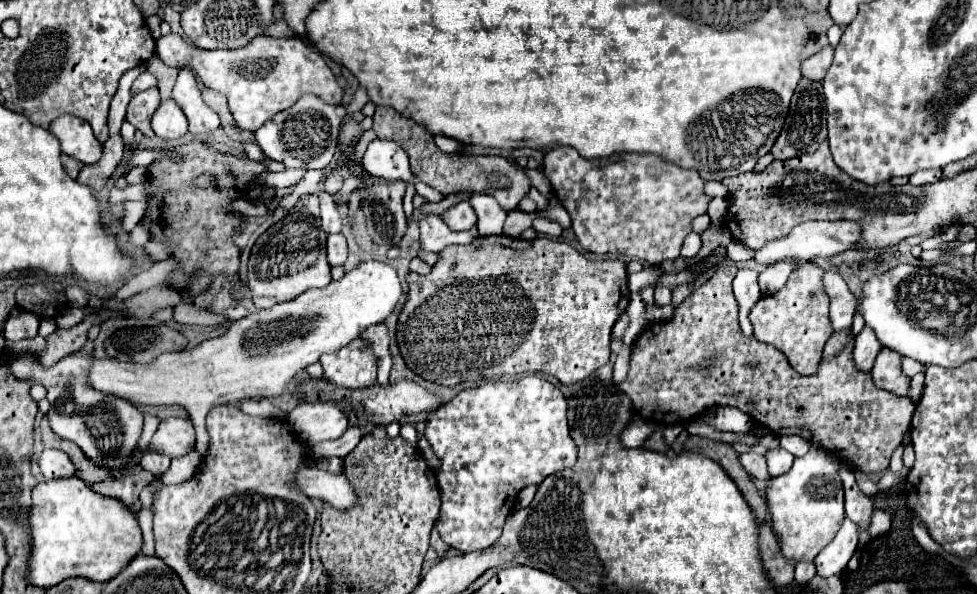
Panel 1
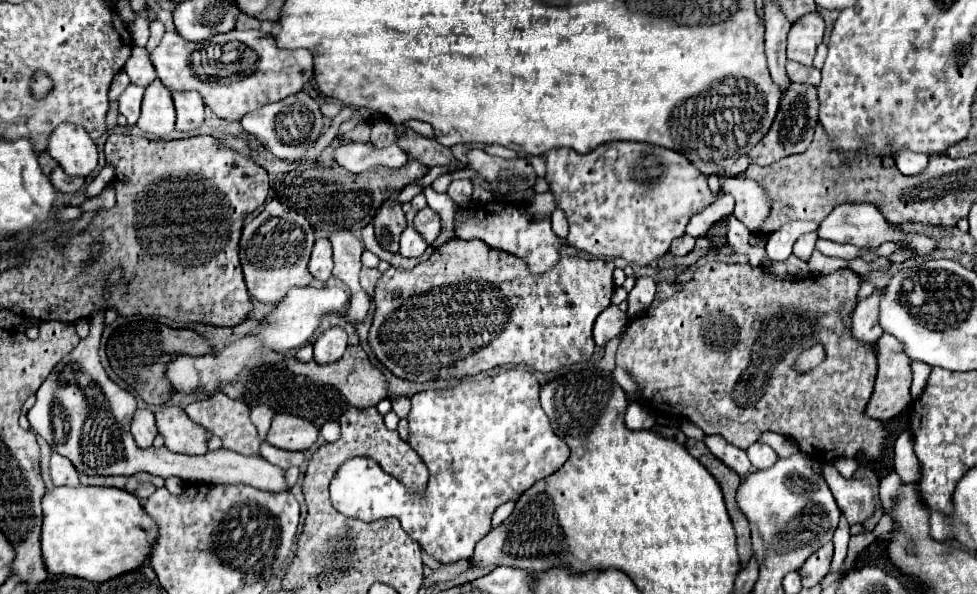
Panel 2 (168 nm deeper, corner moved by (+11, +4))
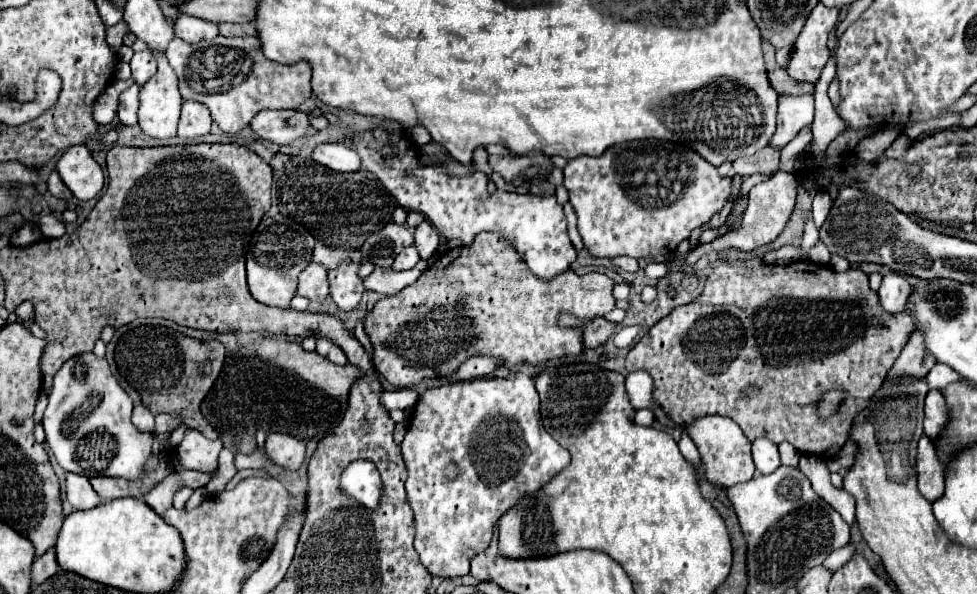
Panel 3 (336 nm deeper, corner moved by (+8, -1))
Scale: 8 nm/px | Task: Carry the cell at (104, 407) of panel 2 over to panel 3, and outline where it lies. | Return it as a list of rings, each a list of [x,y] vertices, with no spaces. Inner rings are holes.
[[[81,353],[71,357],[55,375],[53,389],[49,393],[49,405],[45,409],[41,425],[45,427],[47,445],[55,453],[59,465],[65,471],[79,473],[85,477],[123,477],[135,479],[143,475],[143,465],[151,455],[153,435],[139,431],[131,423],[133,401],[117,383],[117,379],[109,371],[109,363],[93,353]]]

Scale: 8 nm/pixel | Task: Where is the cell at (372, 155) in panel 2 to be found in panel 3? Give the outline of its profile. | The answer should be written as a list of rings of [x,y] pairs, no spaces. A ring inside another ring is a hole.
[[[321,143],[313,149],[313,161],[339,173],[359,171],[359,155],[343,143]]]

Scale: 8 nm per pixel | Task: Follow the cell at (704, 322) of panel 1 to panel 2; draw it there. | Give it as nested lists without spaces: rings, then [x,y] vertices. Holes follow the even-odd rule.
[[[706,262],[696,268],[694,278],[680,292],[628,324],[616,352],[616,366],[628,370],[638,384],[638,392],[628,394],[628,398],[656,406],[660,416],[686,418],[706,434],[720,434],[744,450],[762,432],[770,430],[792,438],[804,454],[820,464],[860,456],[868,462],[878,460],[886,446],[888,428],[882,420],[866,414],[876,378],[876,352],[874,346],[864,348],[856,344],[850,334],[850,316],[852,308],[856,308],[858,288],[860,278],[848,268],[826,276],[784,282],[750,264]],[[756,314],[762,314],[762,320],[756,320]],[[812,342],[824,344],[826,360],[806,374],[794,372],[792,350],[804,350]]]

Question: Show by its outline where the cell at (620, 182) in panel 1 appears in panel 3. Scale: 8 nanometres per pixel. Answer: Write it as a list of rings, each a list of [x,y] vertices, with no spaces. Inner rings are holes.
[[[643,139],[643,141],[625,141],[609,147],[601,157],[577,157],[569,161],[563,169],[563,185],[569,191],[569,201],[579,217],[579,233],[585,241],[585,249],[595,257],[657,257],[673,251],[681,241],[689,239],[691,231],[703,227],[711,221],[715,213],[731,197],[731,177],[719,175],[717,167],[699,157],[691,147],[661,141],[661,139]]]

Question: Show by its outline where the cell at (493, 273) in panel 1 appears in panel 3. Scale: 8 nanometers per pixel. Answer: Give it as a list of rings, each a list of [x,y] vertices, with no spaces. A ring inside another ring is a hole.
[[[483,231],[475,237],[473,245],[447,251],[431,269],[423,271],[413,285],[401,289],[393,297],[379,299],[373,311],[365,317],[365,333],[373,345],[373,363],[377,373],[393,387],[403,389],[423,379],[441,379],[443,375],[451,375],[463,361],[475,355],[501,357],[505,367],[519,363],[539,365],[563,355],[579,355],[583,351],[579,331],[559,327],[557,317],[561,311],[569,311],[583,319],[601,317],[615,307],[611,291],[613,283],[603,273],[577,275],[567,269],[549,281],[539,279],[527,271],[527,263],[507,239],[493,239],[493,233]]]

